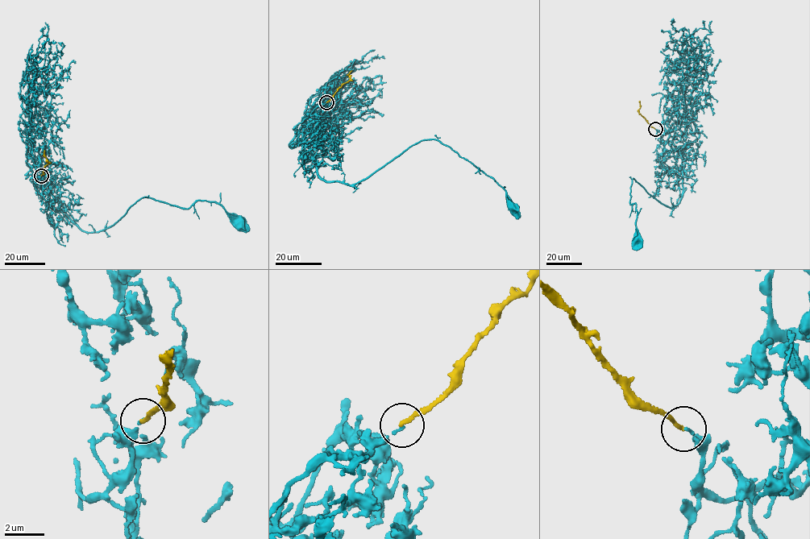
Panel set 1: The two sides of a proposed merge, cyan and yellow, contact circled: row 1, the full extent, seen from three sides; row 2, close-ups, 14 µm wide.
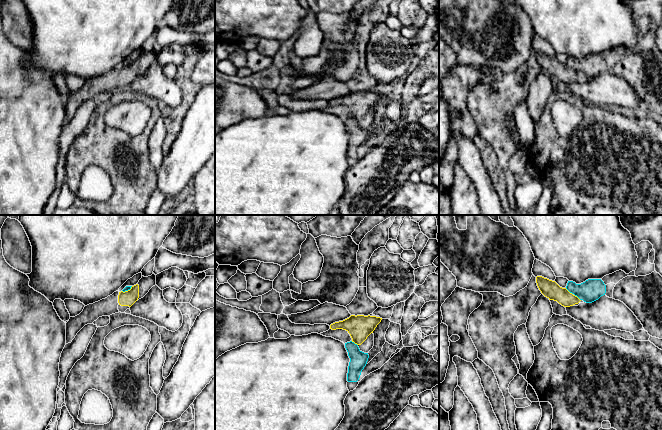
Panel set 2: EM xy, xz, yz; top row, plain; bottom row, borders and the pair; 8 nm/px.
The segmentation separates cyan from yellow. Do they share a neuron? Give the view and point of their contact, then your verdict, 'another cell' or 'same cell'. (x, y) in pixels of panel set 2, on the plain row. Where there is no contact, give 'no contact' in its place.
yz (569, 67) | another cell

